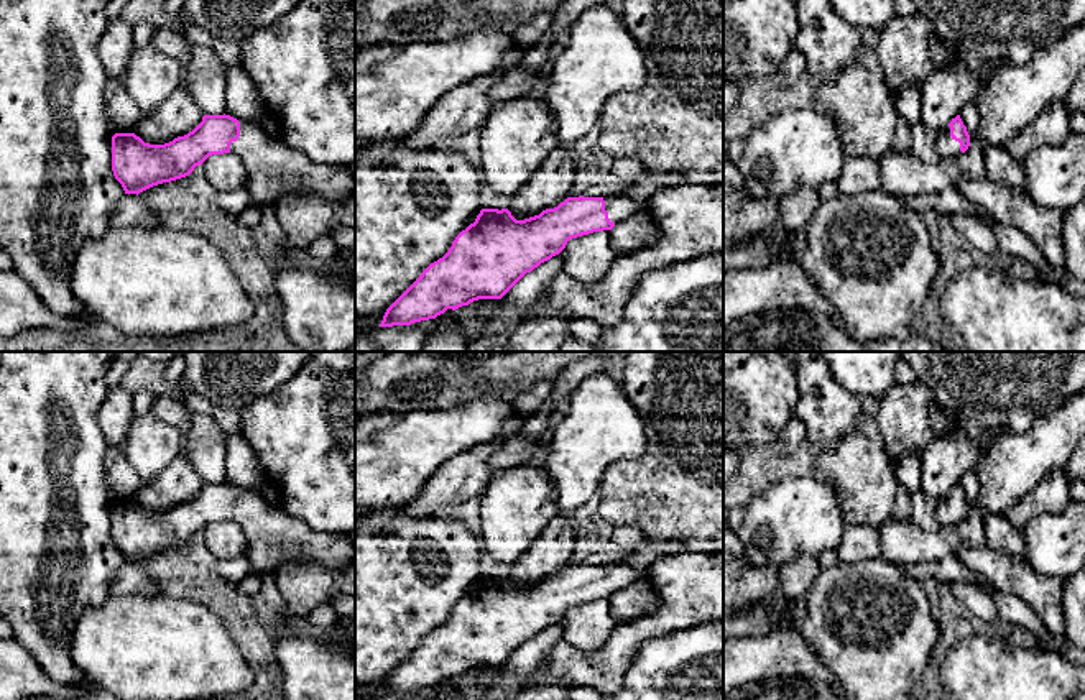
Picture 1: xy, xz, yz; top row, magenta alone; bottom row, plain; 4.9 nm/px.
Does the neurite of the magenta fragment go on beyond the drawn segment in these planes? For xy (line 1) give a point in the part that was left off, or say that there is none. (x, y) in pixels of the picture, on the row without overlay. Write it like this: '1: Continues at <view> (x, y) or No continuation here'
1: Continues at xy (273, 538)

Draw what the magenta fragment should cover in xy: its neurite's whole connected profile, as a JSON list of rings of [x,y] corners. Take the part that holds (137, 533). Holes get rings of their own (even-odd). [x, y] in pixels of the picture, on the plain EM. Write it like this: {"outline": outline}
{"outline": [[[204,483],[202,490],[187,503],[164,513],[145,511],[135,501],[112,504],[112,539],[125,562],[140,562],[153,554],[189,544],[196,534],[212,523],[233,521],[245,534],[245,557],[250,570],[260,577],[273,575],[291,562],[317,562],[324,569],[344,569],[355,562],[355,542],[349,534],[314,531],[298,518],[266,504],[258,493],[240,491],[230,483]]]}

